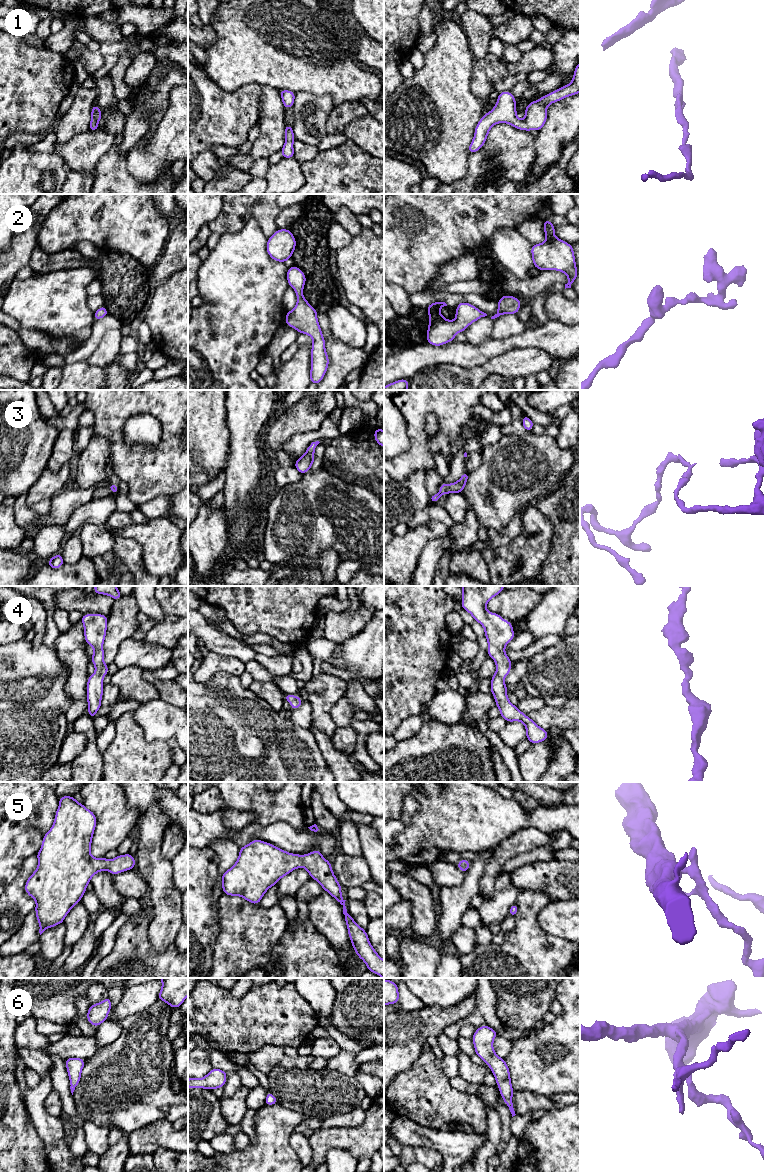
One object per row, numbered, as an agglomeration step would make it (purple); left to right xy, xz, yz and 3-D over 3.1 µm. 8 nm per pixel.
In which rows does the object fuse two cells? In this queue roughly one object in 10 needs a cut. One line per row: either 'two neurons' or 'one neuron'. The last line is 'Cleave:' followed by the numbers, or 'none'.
1: one neuron
2: one neuron
3: one neuron
4: one neuron
5: one neuron
6: one neuron
Cleave: none

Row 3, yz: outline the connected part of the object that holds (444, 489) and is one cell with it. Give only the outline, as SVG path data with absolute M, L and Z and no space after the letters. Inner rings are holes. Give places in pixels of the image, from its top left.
M464 471L463 475L457 482L451 484L442 483L440 485L440 491L435 495L430 496L429 500L432 501L433 503L436 503L443 494L463 493L463 488L468 481L468 477L469 477L468 473Z

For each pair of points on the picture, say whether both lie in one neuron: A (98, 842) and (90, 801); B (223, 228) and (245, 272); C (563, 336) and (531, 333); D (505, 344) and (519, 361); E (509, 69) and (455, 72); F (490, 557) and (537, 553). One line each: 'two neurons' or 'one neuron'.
A: one neuron
B: two neurons
C: one neuron
D: two neurons
E: two neurons
F: one neuron

